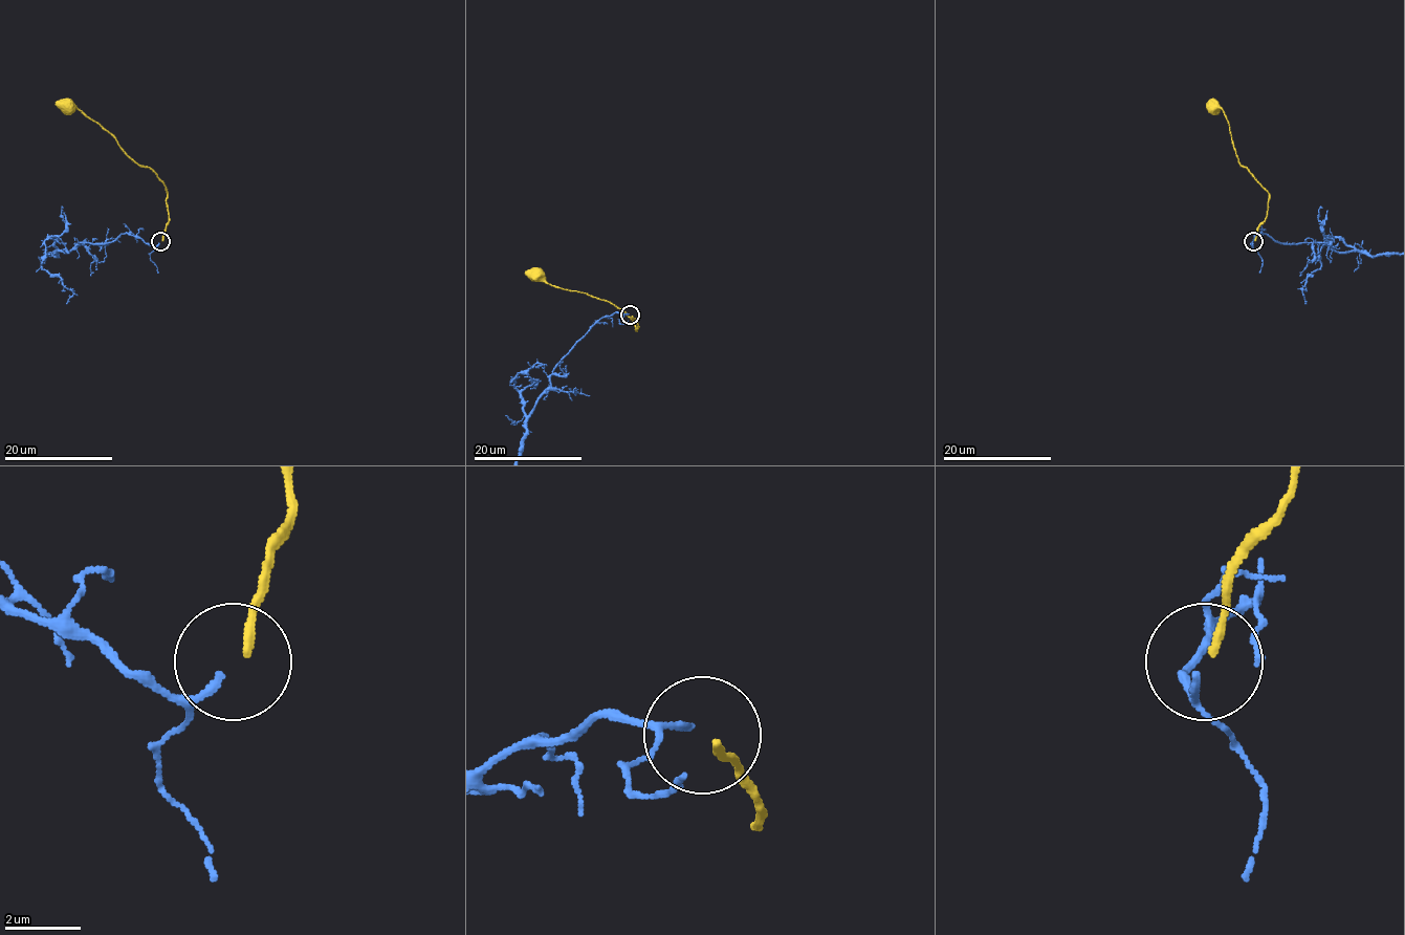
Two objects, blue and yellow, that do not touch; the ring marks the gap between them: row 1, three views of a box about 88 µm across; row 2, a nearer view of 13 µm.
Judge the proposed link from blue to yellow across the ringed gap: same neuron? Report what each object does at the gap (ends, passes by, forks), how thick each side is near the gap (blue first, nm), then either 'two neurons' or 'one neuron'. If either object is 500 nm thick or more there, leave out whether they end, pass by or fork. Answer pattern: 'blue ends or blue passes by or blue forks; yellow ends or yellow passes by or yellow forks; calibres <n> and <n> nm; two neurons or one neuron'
blue ends; yellow ends; calibres 180 and 240 nm; one neuron

